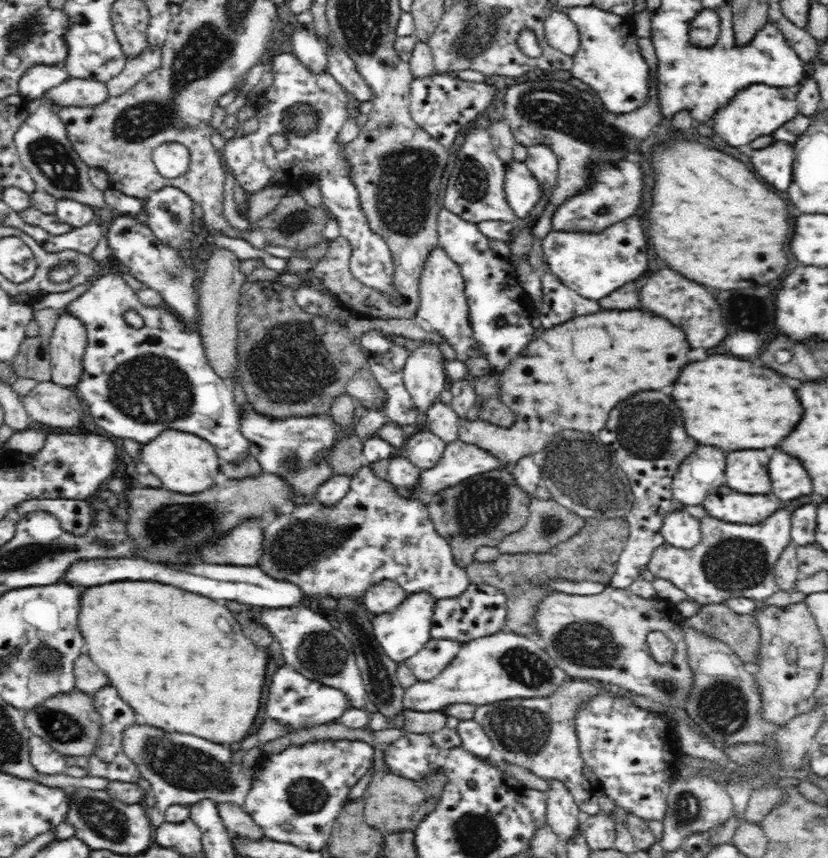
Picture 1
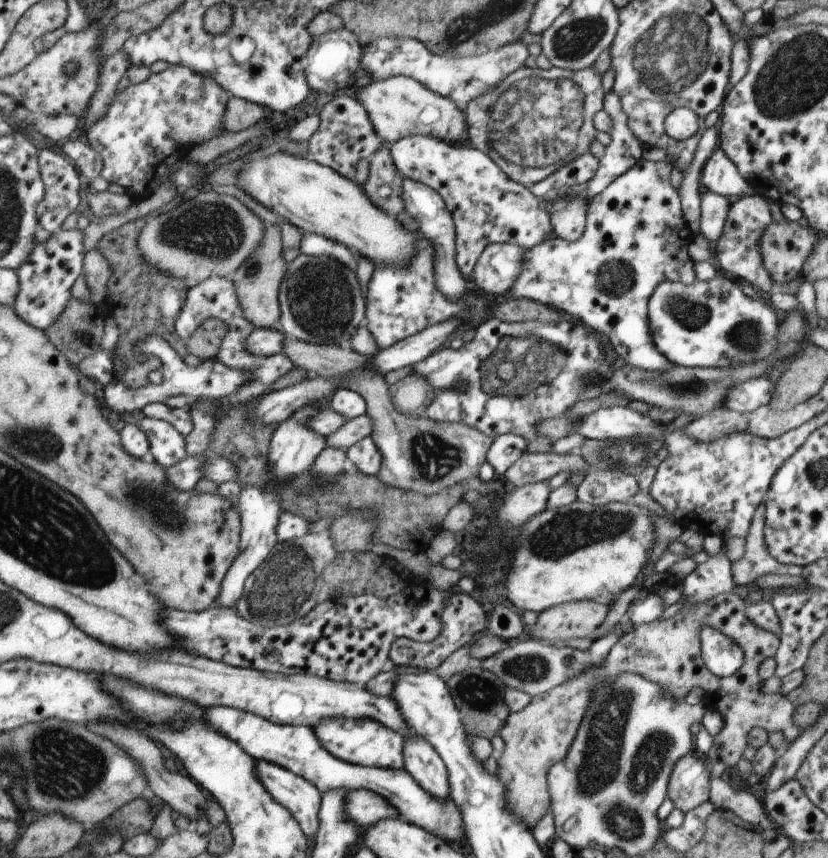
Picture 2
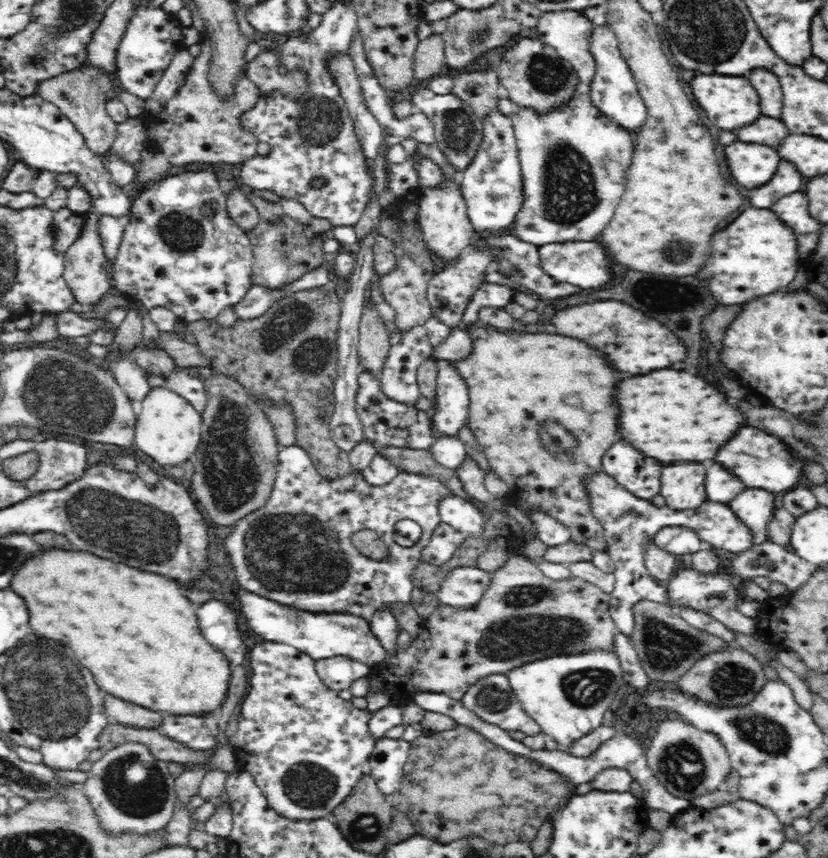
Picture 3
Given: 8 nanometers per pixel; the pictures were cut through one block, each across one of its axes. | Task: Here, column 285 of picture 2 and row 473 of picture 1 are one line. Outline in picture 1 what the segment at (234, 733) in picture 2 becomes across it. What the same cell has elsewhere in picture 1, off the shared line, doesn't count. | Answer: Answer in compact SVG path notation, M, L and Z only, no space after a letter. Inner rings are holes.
M764 450L730 452L726 456L726 484L742 494L768 495L768 456Z

